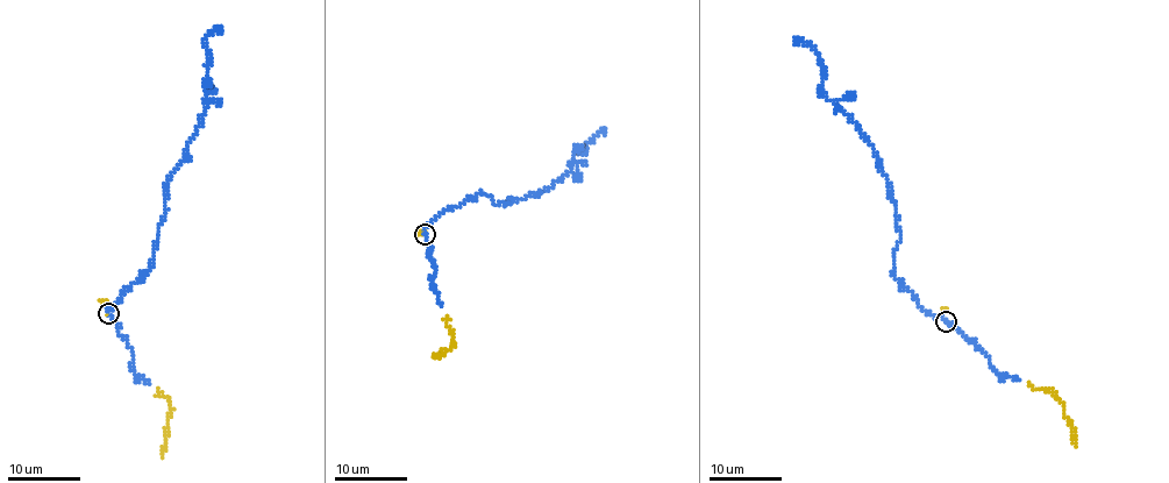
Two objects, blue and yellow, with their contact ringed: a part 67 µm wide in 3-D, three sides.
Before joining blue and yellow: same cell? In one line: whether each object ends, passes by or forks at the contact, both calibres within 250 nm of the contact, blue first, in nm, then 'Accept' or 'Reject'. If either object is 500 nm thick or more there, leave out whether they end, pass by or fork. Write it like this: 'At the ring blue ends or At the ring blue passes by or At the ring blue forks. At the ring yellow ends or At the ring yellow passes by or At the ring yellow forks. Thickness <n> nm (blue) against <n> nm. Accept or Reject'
At the ring blue passes by. At the ring yellow ends. Thickness 190 nm (blue) against 30 nm. Accept

